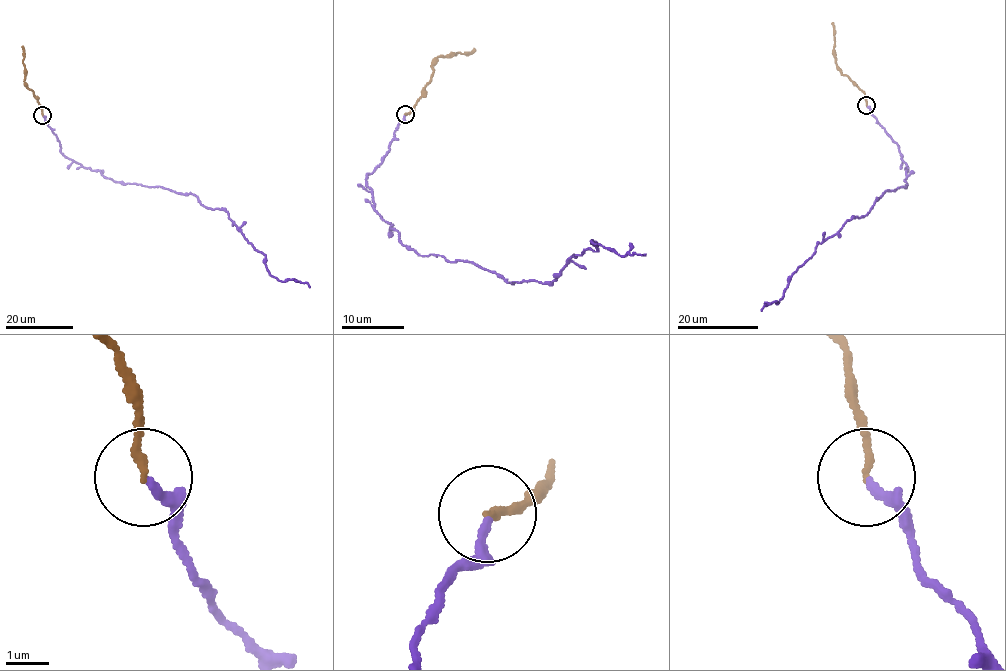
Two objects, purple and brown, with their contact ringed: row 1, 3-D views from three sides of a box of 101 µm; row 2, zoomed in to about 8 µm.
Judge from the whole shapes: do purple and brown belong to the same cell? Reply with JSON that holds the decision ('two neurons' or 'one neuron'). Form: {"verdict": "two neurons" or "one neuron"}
{"verdict": "one neuron"}

